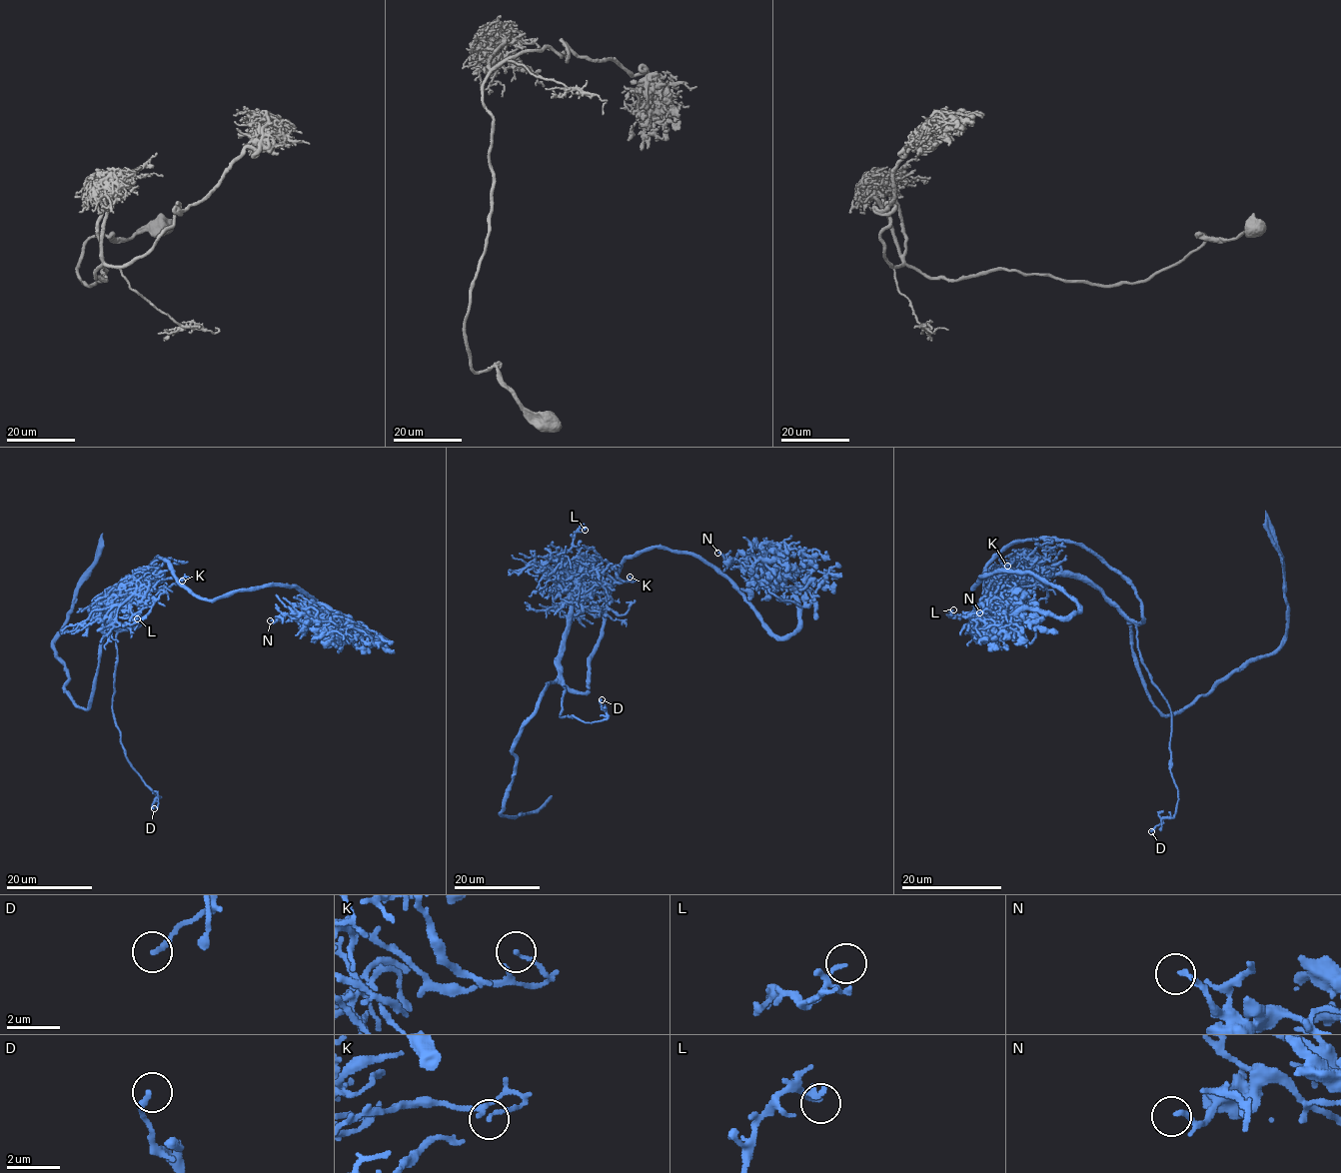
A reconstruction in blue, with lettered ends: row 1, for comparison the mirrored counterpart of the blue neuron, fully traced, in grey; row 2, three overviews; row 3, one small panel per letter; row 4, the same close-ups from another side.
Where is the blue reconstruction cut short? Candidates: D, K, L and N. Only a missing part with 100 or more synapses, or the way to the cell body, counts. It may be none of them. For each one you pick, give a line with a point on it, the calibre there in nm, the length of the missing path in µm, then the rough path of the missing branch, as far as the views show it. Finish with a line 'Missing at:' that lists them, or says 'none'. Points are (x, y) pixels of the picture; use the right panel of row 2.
Missing at: none

